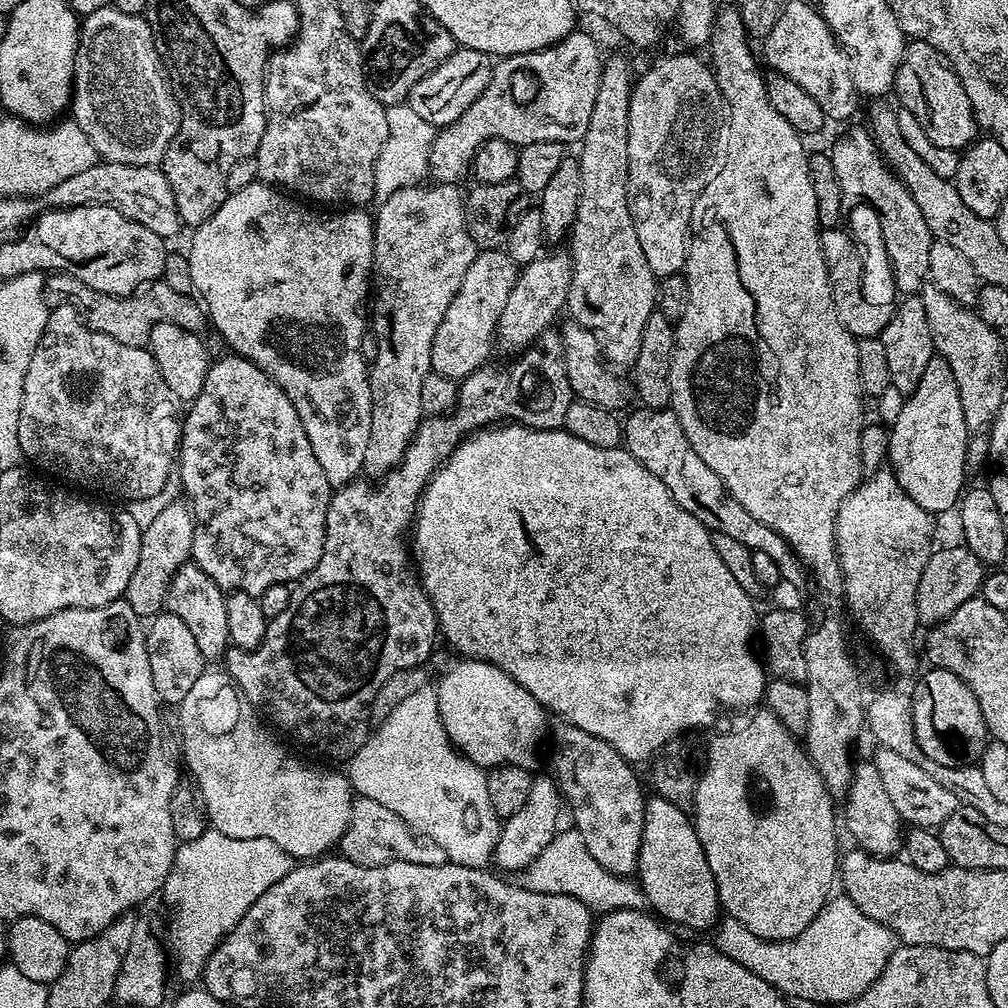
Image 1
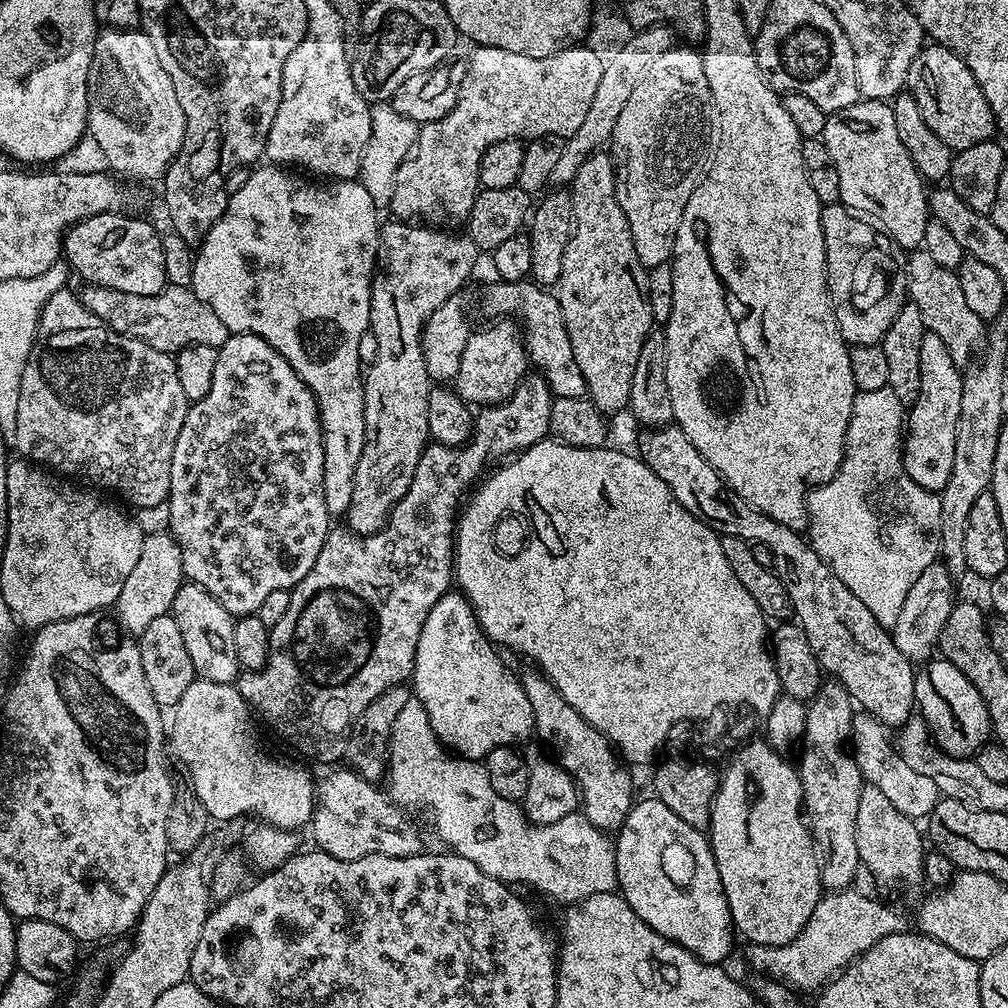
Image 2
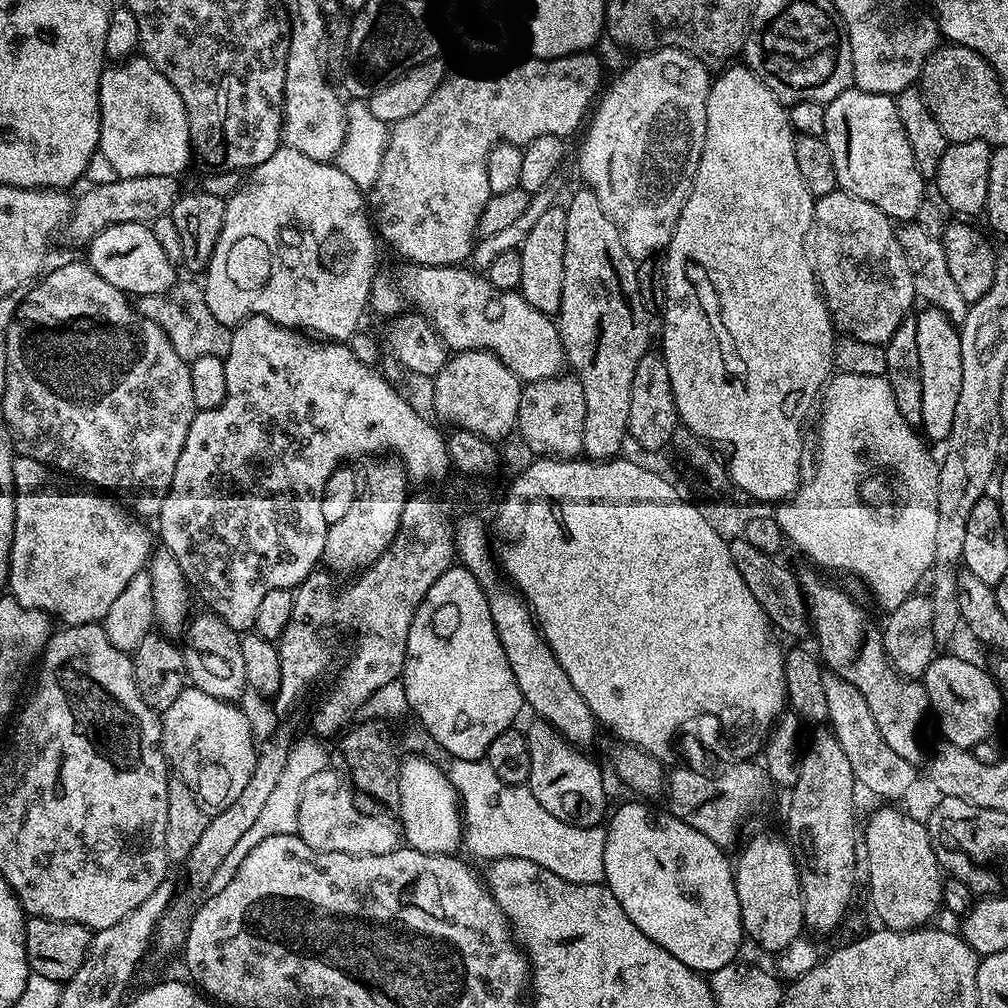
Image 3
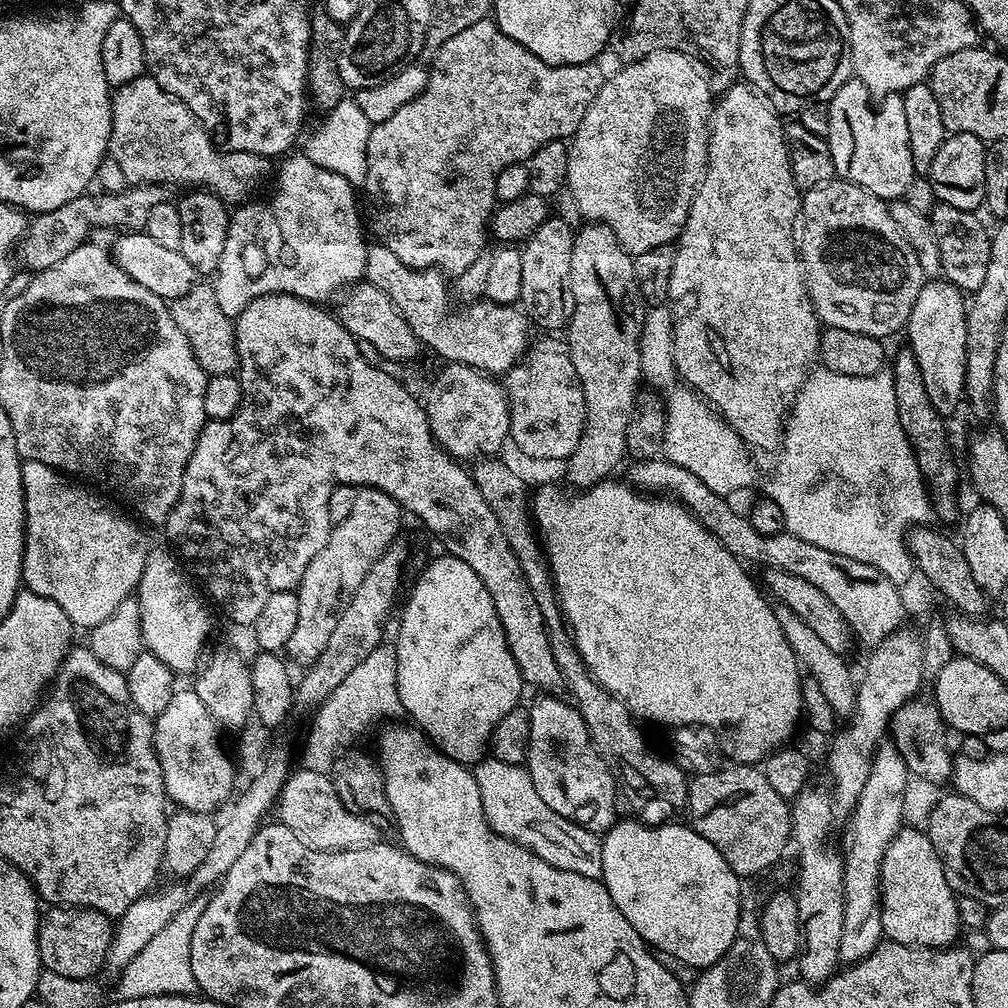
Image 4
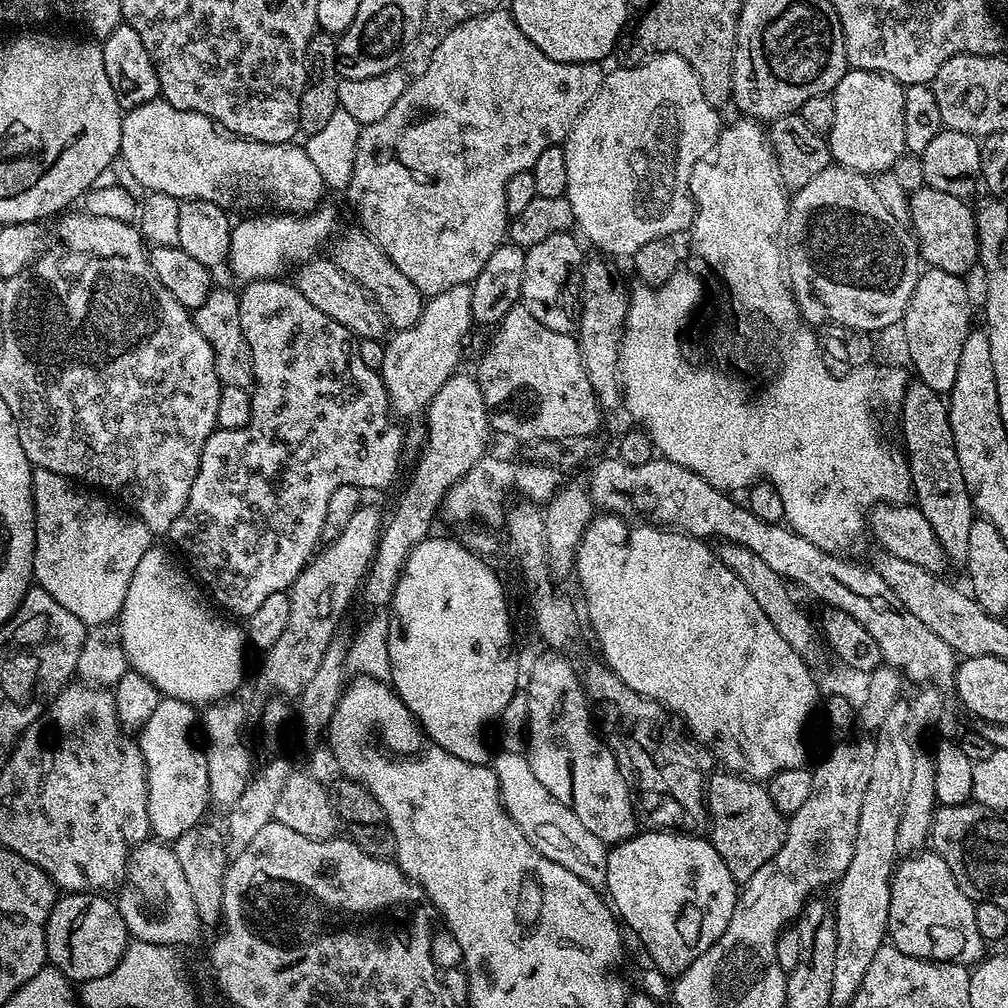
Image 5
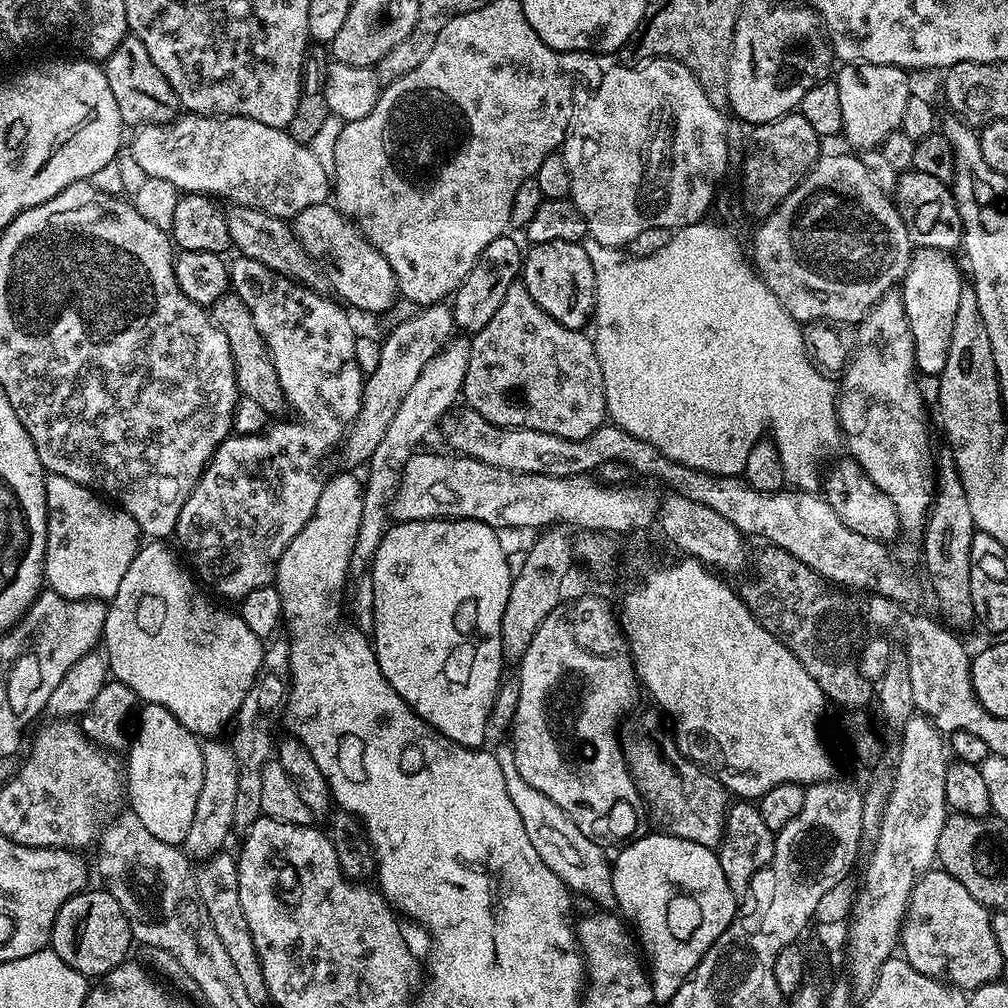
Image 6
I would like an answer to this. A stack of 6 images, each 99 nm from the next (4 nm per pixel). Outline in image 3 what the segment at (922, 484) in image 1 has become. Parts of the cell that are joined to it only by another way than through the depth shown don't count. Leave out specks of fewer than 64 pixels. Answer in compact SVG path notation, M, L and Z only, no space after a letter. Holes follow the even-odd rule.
M925 307L921 316L915 317L918 330L918 359L922 365L922 432L929 441L947 441L954 426L954 409L958 407L958 394L962 391L962 342L960 330L942 310Z

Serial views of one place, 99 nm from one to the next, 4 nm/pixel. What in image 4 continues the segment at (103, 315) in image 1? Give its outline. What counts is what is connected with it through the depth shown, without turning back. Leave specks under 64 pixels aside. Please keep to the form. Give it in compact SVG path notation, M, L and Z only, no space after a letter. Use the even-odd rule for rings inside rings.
M198 282L186 294L182 294L182 298L171 301L170 307L174 322L178 322L178 330L186 334L186 342L190 342L194 358L198 358L198 366L202 366L209 376L233 375L240 362L236 349L236 325L233 317L222 314L215 287L208 282Z

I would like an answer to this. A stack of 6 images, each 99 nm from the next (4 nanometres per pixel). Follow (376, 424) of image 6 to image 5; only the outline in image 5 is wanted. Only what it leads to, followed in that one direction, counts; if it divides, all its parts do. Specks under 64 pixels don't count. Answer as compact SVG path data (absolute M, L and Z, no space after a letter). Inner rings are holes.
M459 284L429 297L418 322L412 327L399 329L385 343L379 373L387 388L389 409L397 417L406 418L425 411L434 394L457 373L466 332L474 324L470 310L471 293L471 285Z

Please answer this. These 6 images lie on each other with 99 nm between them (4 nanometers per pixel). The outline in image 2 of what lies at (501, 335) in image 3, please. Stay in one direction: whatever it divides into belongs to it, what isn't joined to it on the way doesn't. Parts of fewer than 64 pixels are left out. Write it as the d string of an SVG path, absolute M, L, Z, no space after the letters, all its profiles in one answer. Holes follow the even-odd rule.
M520 280L516 284L495 283L484 292L484 312L492 316L488 318L515 318L519 321L531 367L548 381L553 397L585 399L588 395L586 378L582 378L582 370L578 370L578 362L574 362L574 346L570 346L570 334L566 334L559 295L552 293L551 296L548 293L551 291L528 280Z

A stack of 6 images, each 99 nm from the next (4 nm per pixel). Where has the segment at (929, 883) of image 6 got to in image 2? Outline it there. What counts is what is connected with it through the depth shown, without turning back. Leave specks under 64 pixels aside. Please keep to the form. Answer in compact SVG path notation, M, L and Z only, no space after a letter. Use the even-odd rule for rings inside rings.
M865 783L862 794L858 794L858 818L854 818L854 838L858 841L858 858L866 872L868 868L869 874L884 884L919 885L924 874L926 840L922 835L921 825L919 828L916 824L919 823L913 817L902 814L898 806L892 805L886 799L886 794L882 794L882 790L878 790L873 784Z

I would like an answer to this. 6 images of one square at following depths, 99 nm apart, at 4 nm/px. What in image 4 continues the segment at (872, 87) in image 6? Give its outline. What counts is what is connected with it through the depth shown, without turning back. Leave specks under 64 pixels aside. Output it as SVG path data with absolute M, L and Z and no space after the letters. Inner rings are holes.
M855 78L845 82L827 101L830 130L826 139L834 158L836 176L862 186L885 202L903 198L914 177L903 101L900 94L876 99L872 91Z

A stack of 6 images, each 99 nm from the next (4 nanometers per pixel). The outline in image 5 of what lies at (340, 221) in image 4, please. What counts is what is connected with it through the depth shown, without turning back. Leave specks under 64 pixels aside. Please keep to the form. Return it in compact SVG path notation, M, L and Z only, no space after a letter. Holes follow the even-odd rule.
M327 206L307 214L252 214L241 220L244 221L232 230L230 253L232 272L240 282L283 277L288 262L296 264L313 259L319 253L316 251L324 243L327 245L337 231L336 212Z

